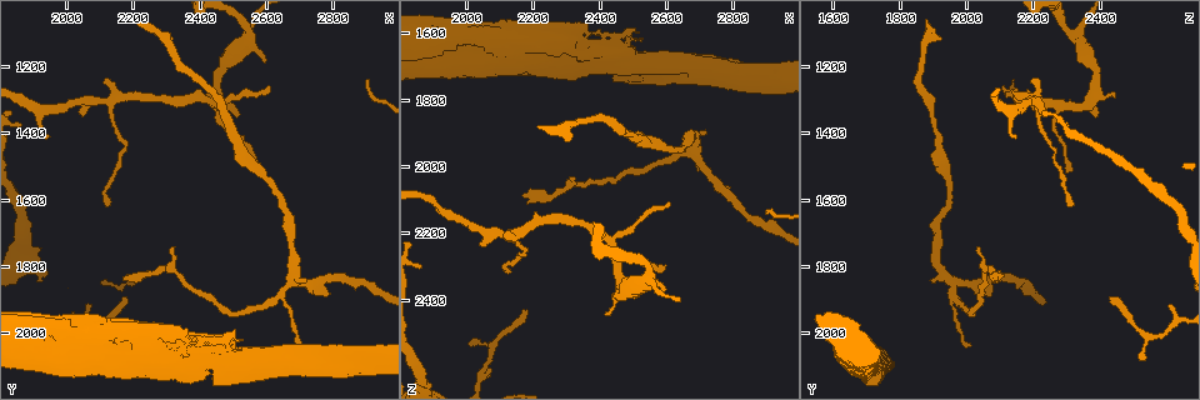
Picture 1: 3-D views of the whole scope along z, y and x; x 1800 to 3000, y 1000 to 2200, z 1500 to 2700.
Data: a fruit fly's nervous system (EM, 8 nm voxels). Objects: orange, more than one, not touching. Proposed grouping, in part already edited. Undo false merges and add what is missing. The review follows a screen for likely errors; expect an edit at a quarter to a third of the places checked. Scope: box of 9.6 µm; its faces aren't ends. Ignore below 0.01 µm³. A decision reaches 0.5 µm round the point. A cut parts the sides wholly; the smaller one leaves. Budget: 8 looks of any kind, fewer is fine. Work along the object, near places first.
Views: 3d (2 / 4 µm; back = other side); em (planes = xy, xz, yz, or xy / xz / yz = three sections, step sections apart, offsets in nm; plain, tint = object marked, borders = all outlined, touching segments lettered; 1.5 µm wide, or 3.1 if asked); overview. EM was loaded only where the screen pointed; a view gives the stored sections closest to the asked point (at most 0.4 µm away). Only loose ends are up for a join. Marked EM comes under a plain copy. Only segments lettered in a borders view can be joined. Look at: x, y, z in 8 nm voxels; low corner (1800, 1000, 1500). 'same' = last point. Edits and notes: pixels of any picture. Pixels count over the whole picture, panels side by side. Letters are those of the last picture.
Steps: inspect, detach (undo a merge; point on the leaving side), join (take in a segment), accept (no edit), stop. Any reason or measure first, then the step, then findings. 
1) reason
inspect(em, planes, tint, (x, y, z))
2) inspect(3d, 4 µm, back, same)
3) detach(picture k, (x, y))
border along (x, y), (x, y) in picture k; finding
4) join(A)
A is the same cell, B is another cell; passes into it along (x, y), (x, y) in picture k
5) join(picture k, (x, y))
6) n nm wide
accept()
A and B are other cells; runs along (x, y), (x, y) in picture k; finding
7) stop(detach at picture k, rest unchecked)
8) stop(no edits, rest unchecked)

a fork
inspect(em, planes, borders, (2680, 1830, 1950))

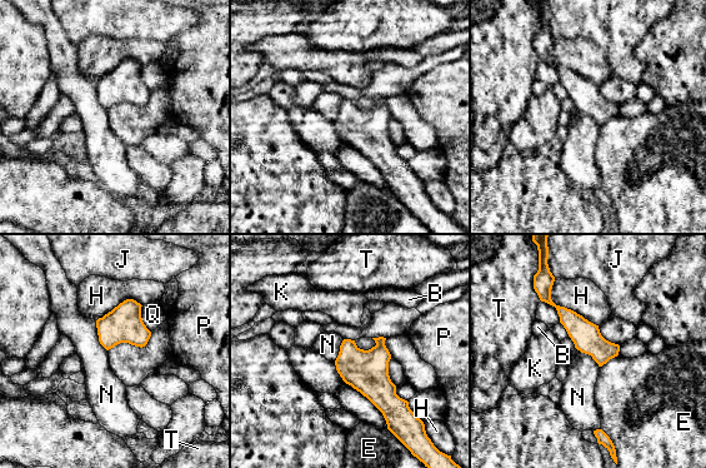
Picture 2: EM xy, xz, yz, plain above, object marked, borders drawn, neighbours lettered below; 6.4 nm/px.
accept()
B, E, H, J, K, N, P, Q and T are other cells; runs along (544, 265), (544, 294), (614, 353) in picture 2; continuous, no second neuron

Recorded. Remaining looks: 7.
thin end
inspect(3d, 2 µm, (2600, 1520, 2290))

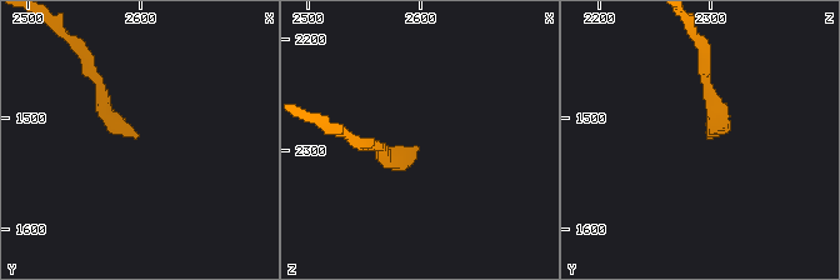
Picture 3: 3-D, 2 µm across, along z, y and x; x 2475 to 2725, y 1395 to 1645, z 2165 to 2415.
need the tissue
inspect(em, planes, borders, (2596, 1514, 2296))

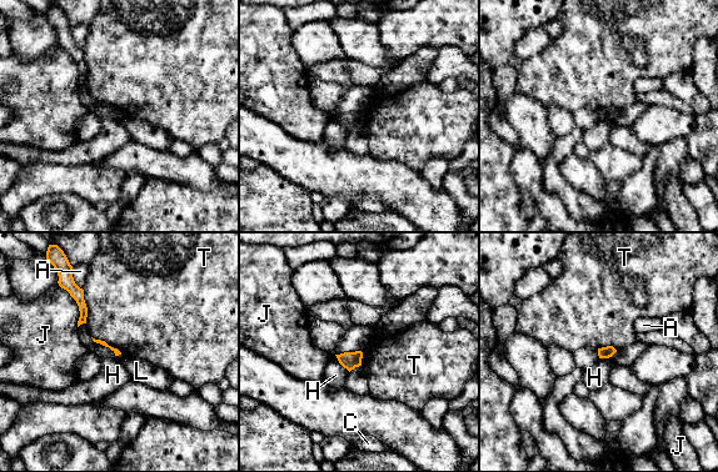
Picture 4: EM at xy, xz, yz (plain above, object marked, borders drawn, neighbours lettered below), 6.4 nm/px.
J touches over 280 nm
accept()
A, C, H, J, L and T are other cells; none of them fits

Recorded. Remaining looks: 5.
branch stops here
inspect(em, xz, step 8, borders, (2010, 2080, 2540))

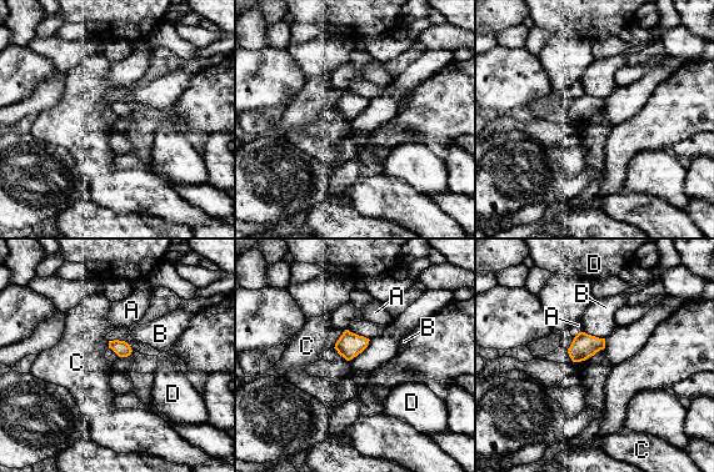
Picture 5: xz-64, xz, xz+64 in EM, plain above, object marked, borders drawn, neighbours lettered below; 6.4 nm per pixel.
accept()
A, B, C and D are other cells; border along (108, 341), (109, 347) in picture 5; none of them fits

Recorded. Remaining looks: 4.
stop(no edits, rest unchecked)

